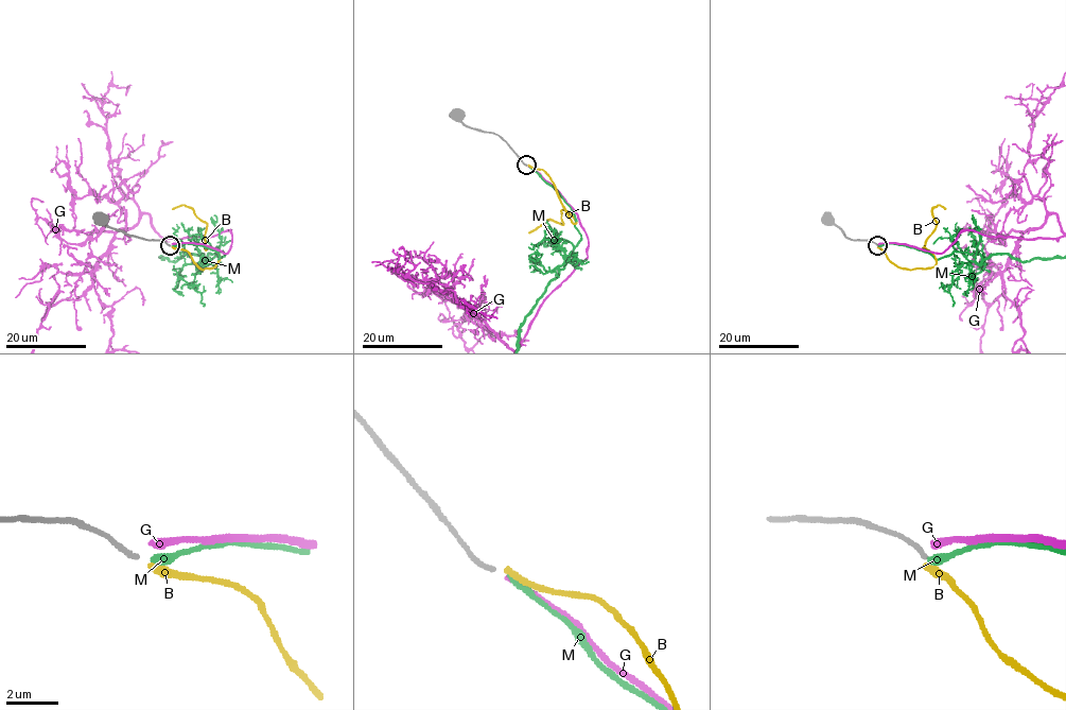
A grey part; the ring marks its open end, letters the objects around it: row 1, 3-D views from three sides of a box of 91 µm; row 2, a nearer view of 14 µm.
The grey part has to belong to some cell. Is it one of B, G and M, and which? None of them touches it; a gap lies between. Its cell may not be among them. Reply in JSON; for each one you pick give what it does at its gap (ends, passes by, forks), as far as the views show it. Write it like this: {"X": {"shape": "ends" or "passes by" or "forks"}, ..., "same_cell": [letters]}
{"M": {"shape": "ends"}, "same_cell": ["M"]}

